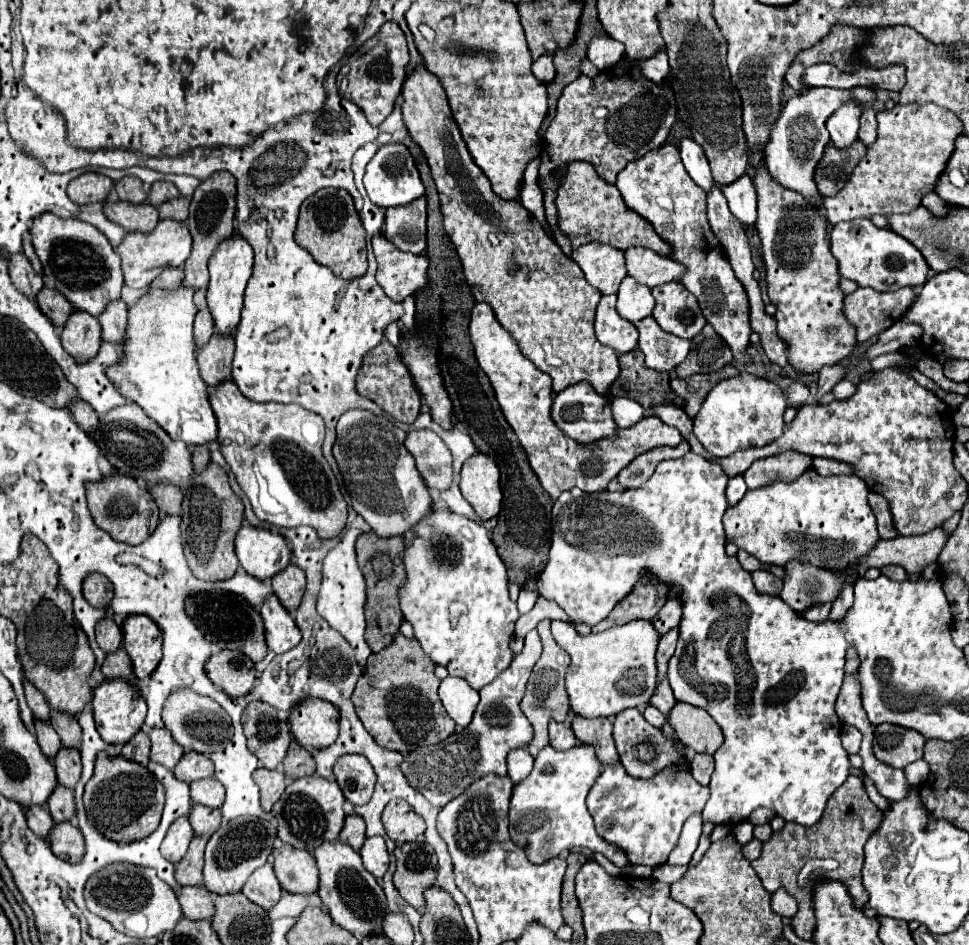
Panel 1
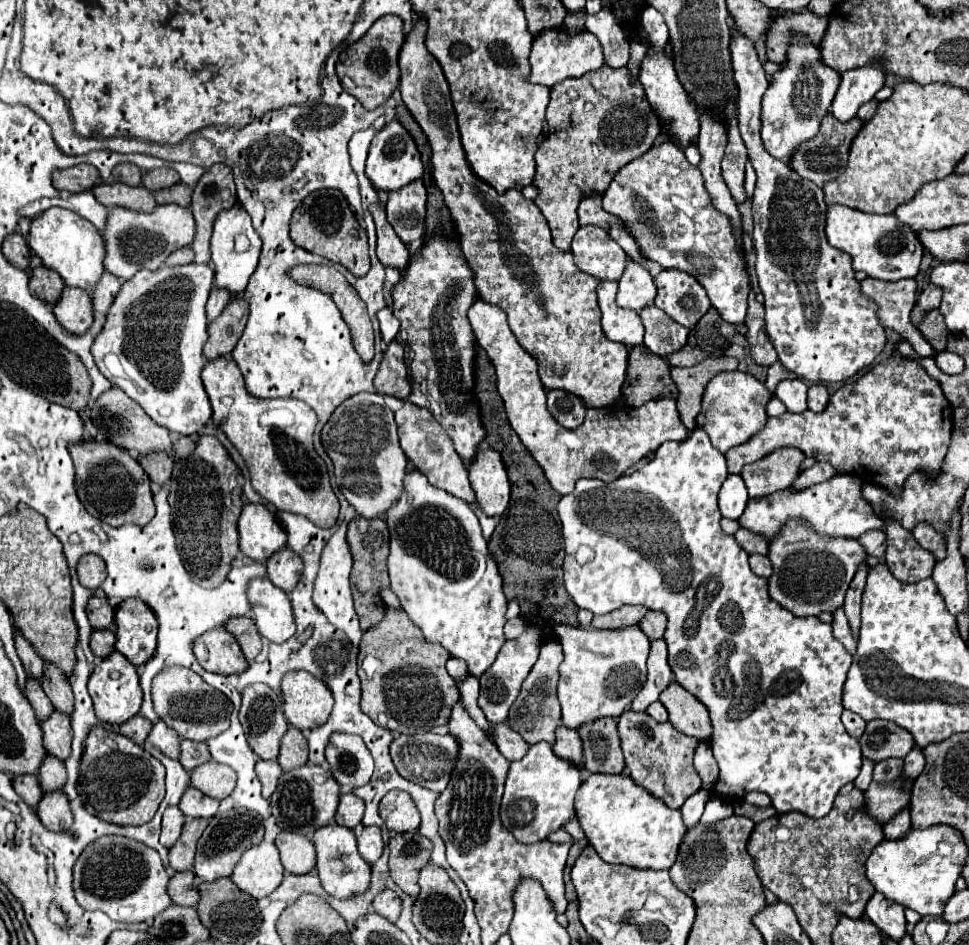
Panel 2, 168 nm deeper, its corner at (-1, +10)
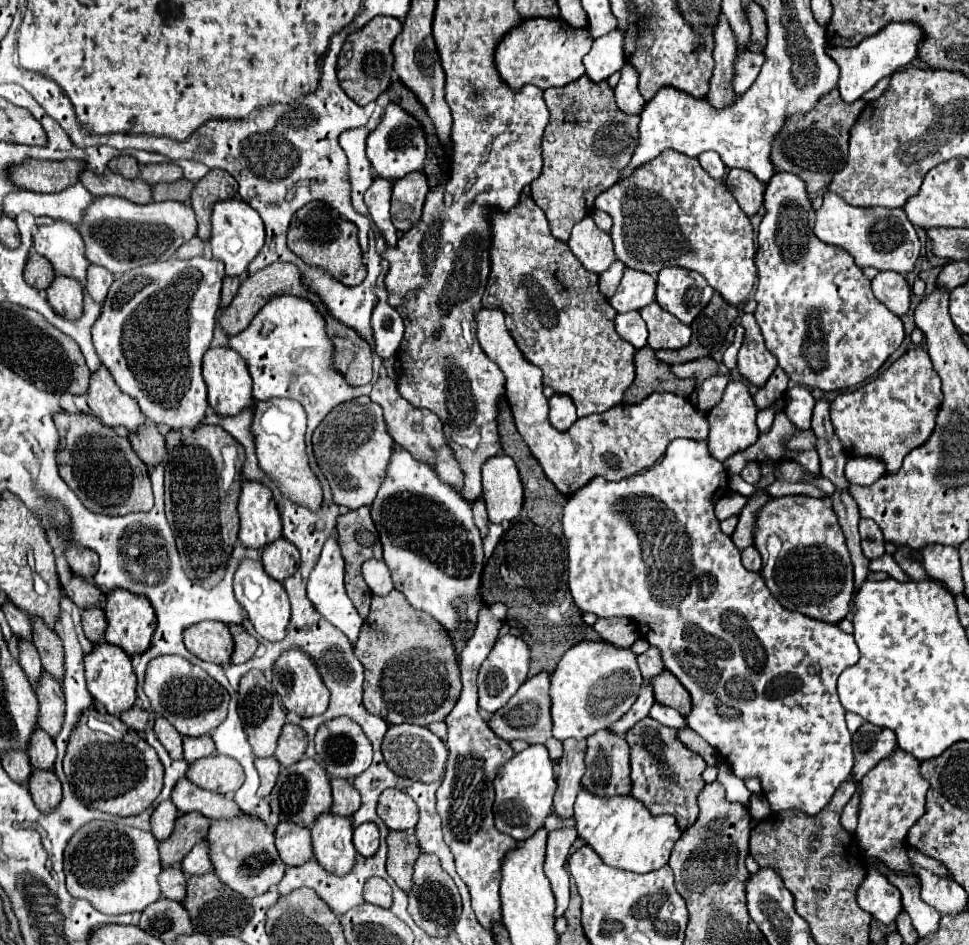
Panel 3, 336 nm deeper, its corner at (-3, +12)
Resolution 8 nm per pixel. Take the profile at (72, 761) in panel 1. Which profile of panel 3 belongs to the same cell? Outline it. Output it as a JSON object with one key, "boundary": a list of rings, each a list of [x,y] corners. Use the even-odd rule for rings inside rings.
{"boundary":[[[44,674],[40,680],[40,688],[36,688],[36,696],[40,702],[38,726],[44,728],[44,732],[48,736],[56,738],[60,734],[62,724],[64,724],[62,684],[58,680],[52,680],[52,676]]]}

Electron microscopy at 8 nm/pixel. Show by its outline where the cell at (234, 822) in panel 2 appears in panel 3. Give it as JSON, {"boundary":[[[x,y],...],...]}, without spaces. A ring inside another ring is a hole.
{"boundary":[[[204,838],[202,842],[198,842],[190,854],[184,858],[182,862],[182,870],[184,874],[188,876],[200,876],[200,874],[208,874],[208,872],[214,872],[212,868],[212,858],[210,858],[210,844],[208,840]]]}

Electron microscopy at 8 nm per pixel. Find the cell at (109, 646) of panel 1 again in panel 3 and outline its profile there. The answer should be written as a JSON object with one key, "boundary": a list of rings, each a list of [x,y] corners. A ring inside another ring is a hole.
{"boundary":[[[74,576],[74,578],[70,580],[70,584],[64,586],[64,592],[66,592],[66,596],[68,596],[80,610],[102,606],[102,604],[100,604],[102,592],[98,590],[98,586],[90,584],[90,582],[84,580],[84,578]]]}

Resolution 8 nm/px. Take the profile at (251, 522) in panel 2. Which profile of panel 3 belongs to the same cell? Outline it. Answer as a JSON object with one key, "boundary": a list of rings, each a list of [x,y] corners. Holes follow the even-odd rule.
{"boundary":[[[244,480],[238,512],[242,546],[260,550],[282,536],[282,520],[272,492],[266,486]]]}

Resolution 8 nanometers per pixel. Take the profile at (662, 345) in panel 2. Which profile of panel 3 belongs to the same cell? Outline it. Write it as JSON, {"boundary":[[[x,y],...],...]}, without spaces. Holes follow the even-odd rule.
{"boundary":[[[656,302],[644,306],[640,314],[648,324],[648,346],[652,350],[678,350],[690,342],[690,326],[682,324]]]}

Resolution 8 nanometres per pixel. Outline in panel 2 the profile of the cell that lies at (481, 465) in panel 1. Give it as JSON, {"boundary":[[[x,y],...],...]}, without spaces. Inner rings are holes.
{"boundary":[[[480,450],[468,466],[470,484],[486,516],[502,516],[510,502],[510,482],[496,450]]]}

